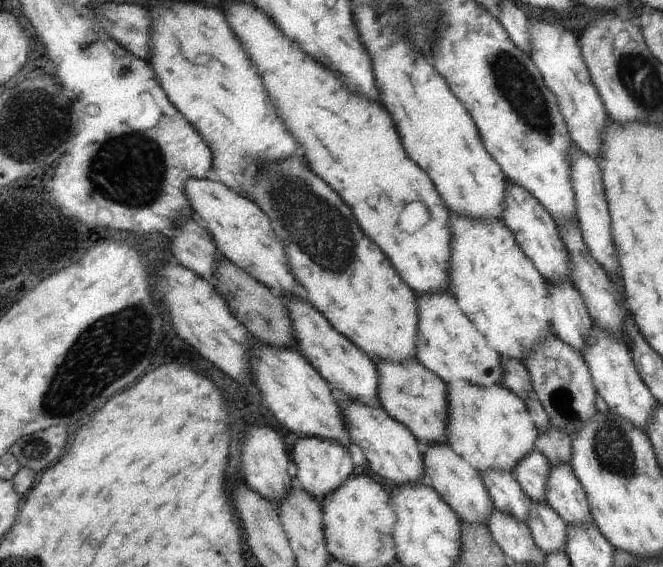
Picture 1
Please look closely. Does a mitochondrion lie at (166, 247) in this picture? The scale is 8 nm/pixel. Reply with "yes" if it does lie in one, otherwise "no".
no

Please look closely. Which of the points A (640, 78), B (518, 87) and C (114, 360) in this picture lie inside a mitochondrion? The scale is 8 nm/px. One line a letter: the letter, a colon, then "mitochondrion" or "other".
A: mitochondrion
B: mitochondrion
C: mitochondrion

